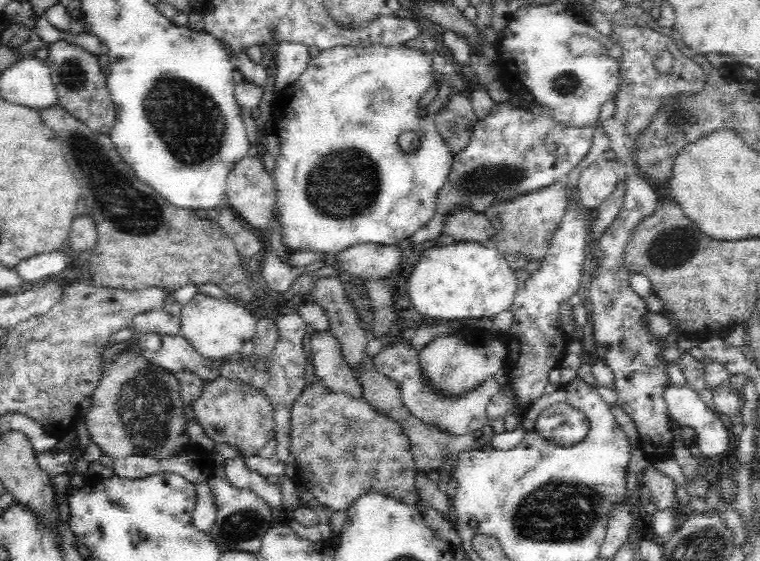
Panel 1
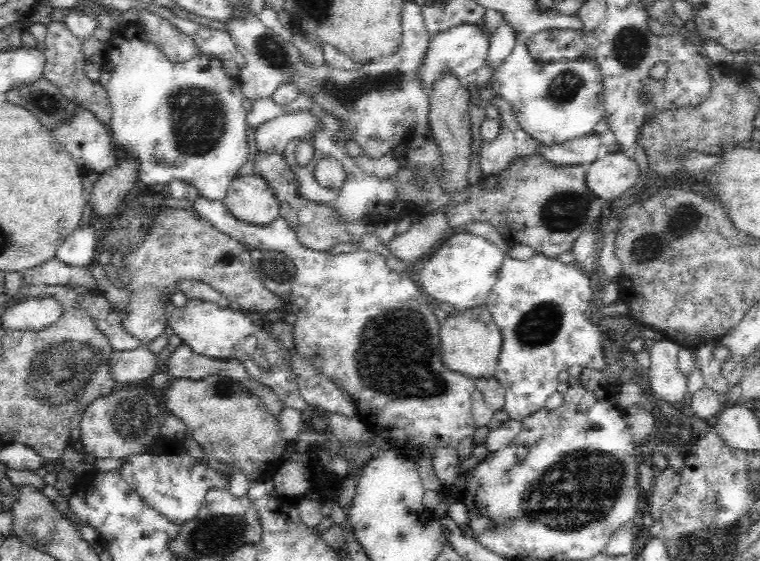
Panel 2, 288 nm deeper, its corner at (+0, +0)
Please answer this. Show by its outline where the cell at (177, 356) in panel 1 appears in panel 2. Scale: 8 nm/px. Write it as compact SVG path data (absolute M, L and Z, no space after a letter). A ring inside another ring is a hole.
M138 346L136 350L114 352L110 358L112 378L118 386L134 386L152 380L152 376L164 370L166 356L154 356L150 348Z

